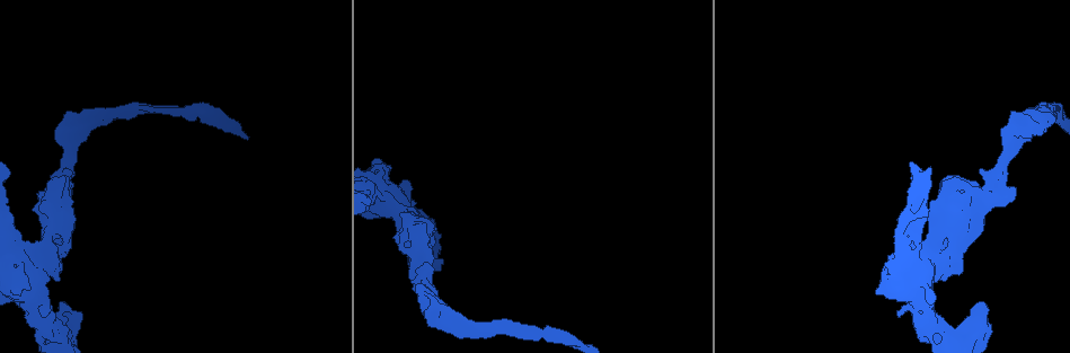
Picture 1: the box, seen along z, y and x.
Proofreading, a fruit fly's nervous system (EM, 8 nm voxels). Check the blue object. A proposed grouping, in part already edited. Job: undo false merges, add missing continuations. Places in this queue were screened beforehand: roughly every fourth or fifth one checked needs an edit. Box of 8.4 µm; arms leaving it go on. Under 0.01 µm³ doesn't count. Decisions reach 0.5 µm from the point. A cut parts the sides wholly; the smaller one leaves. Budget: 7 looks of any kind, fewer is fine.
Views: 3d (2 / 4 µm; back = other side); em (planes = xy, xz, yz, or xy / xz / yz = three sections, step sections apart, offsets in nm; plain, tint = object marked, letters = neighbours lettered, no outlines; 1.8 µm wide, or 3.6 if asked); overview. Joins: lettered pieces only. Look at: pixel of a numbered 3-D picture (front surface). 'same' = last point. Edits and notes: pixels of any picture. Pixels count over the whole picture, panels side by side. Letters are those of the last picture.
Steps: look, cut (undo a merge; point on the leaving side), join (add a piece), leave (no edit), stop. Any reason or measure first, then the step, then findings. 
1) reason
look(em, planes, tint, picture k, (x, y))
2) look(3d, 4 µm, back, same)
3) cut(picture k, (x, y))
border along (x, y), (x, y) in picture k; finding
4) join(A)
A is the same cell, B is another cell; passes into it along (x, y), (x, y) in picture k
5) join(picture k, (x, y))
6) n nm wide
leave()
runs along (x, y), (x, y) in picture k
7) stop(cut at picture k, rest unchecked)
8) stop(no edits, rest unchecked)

sudden change in width
look(3d, 4 µm, picture 1, (60, 204))

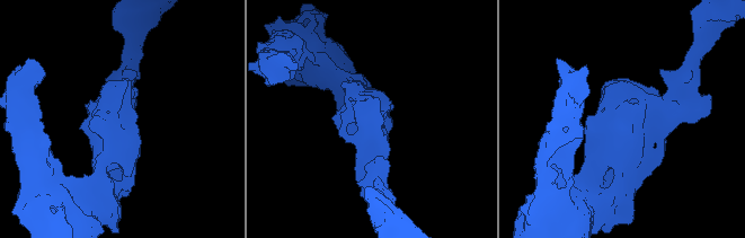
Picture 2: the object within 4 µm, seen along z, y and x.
now the EM
look(em, 3.6 µm, planes, letters, picture 2, (621, 121))

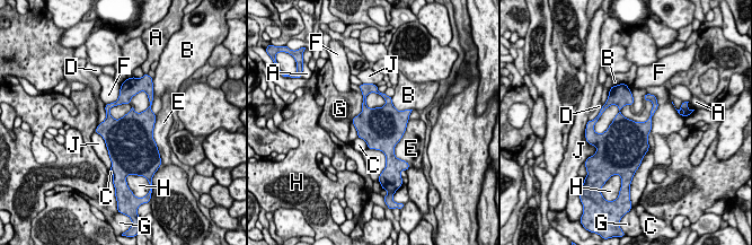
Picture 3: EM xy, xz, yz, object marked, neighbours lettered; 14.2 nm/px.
460 nm wide
leave()
A, B, C, D, E, F, G, H and J are other cells; border along (362, 93), (362, 111), (351, 122) in picture 3; continuous, no second neuron

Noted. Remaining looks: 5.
closes a loop
look(em, planes, letters, picture 1, (55, 324))

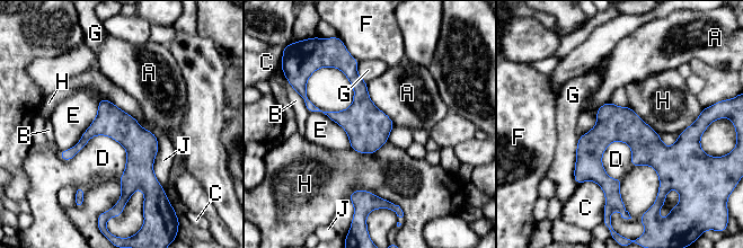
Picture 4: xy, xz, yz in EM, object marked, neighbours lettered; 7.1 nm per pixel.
leave()
A, B, C, D, E, F, G, H and J are other cells; runs along (690, 132), (673, 150), (609, 134), (576, 175) in picture 4; one neuron here

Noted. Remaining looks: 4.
calibre changes
look(3d, 2 µm, picture 1, (1020, 126))

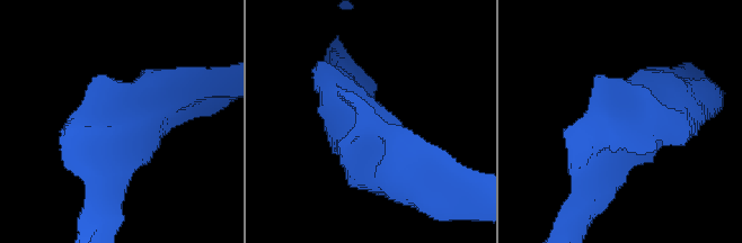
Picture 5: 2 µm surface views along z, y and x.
need the tissue
look(em, xy, step 4, tint, picture 5, (118, 122))

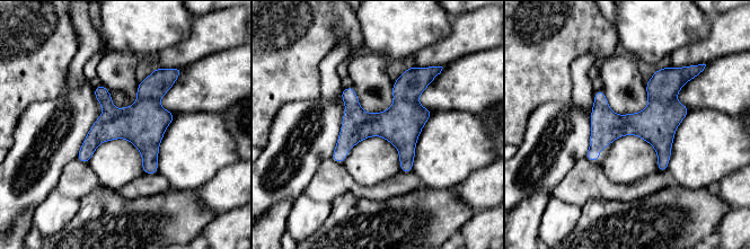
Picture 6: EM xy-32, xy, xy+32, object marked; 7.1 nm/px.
look(em, planes, letters, same)

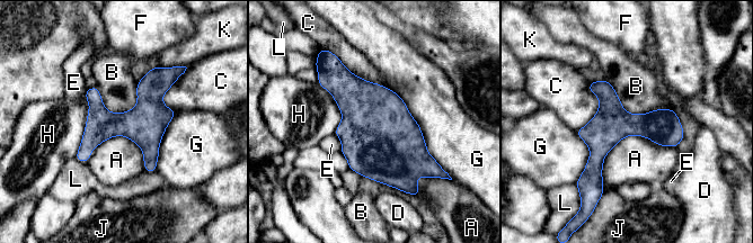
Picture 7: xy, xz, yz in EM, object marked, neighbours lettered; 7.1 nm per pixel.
280 nm wide
leave()
A, B, C, D, E, F, G, H, J, K and L are other cells; border along (675, 146), (625, 136), (603, 191) in picture 7; all the same neuron

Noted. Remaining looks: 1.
stop(no edits, rest unchecked)

